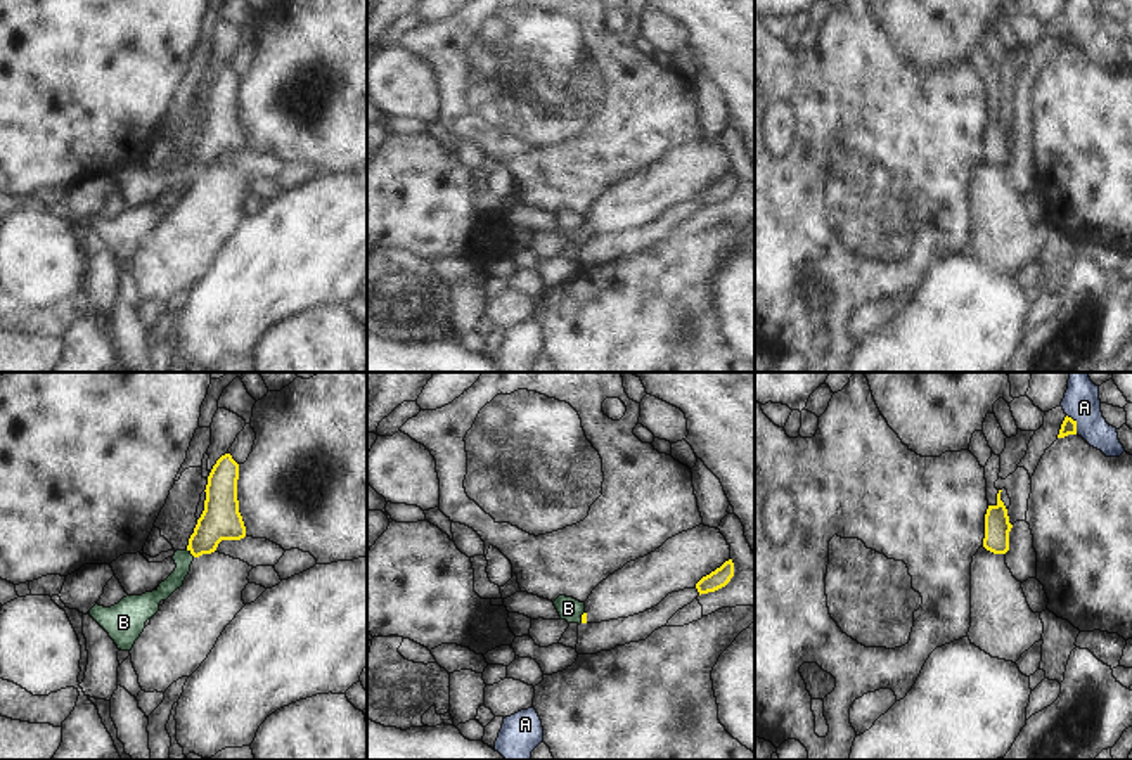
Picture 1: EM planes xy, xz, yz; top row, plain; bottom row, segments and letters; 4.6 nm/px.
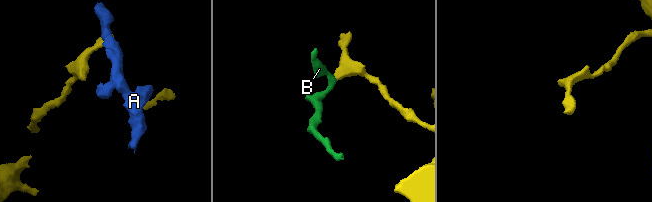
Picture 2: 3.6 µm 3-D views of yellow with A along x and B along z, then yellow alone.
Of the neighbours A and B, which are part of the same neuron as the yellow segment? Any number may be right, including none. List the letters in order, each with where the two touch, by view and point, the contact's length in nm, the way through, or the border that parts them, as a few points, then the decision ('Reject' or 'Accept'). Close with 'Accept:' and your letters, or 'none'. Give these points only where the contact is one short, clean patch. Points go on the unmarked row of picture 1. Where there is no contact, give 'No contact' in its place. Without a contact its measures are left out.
A: Touches yellow at yz (1075, 37). Shared border 110 nm. Boundary: yz (1067, 26), (1075, 35), (1077, 45). Reject
B: Touches yellow at xy (191, 165). Shared border 60 nm. Boundary: xy (186, 161), (194, 168). Reject
Accept: none.

